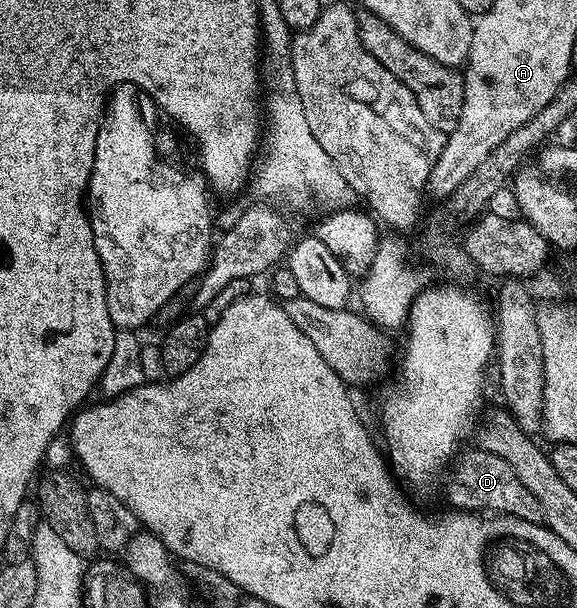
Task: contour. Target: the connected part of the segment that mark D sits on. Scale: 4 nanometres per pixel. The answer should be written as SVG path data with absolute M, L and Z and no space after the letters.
M461 451L450 468L452 477L448 480L448 500L453 509L513 516L526 522L537 522L541 519L538 498L534 498L534 494L530 494L530 490L522 486L518 474L514 474L514 470L505 460L498 458L498 454L493 452L468 451Z

